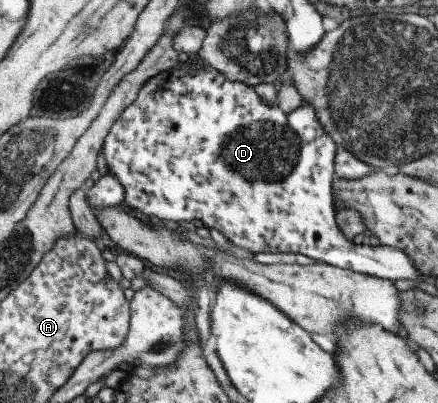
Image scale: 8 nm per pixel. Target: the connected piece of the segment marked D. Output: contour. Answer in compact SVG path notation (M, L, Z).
M177 62L175 65L156 73L139 88L135 99L116 117L113 125L105 135L103 143L100 145L103 160L107 165L107 172L119 182L123 188L122 205L126 209L135 209L141 215L147 217L156 217L158 220L179 222L179 221L200 221L204 227L215 229L230 243L234 243L241 249L249 249L253 254L256 253L301 253L305 257L317 259L339 269L350 269L355 273L364 273L365 275L374 275L381 279L409 279L409 281L420 281L422 273L415 267L415 264L403 255L401 250L391 246L378 244L370 246L364 242L362 244L353 244L345 239L343 233L335 224L335 213L333 203L332 184L335 179L333 173L333 157L337 148L336 143L330 138L330 135L320 126L317 121L315 110L311 105L302 101L299 107L292 112L282 115L278 106L267 102L254 92L252 86L241 82L229 81L222 73L219 73L211 66L202 66L195 73L190 74L188 68L190 65L186 62Z

